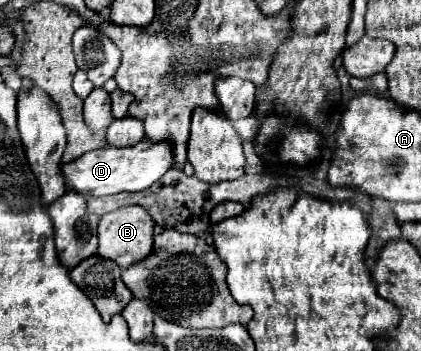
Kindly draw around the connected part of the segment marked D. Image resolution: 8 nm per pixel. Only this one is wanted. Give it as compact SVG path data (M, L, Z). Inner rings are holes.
M148 139L140 141L132 147L100 147L94 151L86 151L78 159L62 165L62 177L70 191L76 191L84 197L102 197L116 195L122 191L142 191L148 189L154 181L158 181L172 167L172 147L168 141L152 143Z

